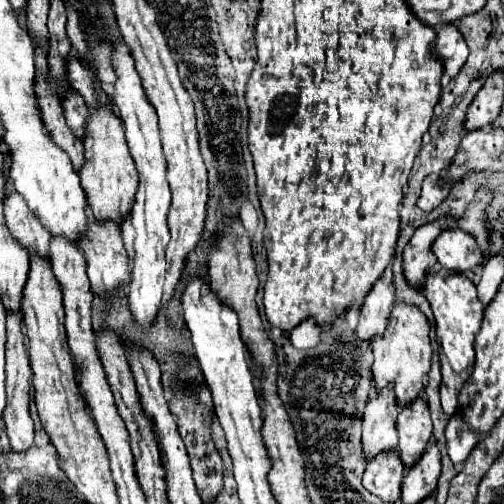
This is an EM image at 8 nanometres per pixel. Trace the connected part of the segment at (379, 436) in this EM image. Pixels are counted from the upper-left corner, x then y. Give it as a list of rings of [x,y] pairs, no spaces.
[[[393,386],[377,394],[375,400],[367,402],[363,414],[363,456],[365,462],[373,460],[381,452],[397,450],[397,430],[395,418],[401,408],[395,404]]]

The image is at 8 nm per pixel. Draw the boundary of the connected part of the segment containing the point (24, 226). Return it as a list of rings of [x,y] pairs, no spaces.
[[[7,194],[3,202],[3,214],[13,238],[17,238],[29,252],[35,250],[39,254],[49,254],[51,236],[45,232],[45,228],[41,228],[41,222],[37,216],[33,216],[25,200],[21,200],[21,194]]]

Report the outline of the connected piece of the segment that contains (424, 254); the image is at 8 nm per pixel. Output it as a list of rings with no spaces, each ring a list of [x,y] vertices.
[[[451,216],[425,224],[425,226],[417,228],[415,234],[411,236],[409,244],[403,250],[403,274],[405,274],[405,280],[409,282],[409,286],[421,288],[427,272],[437,264],[435,254],[431,252],[431,244],[437,238],[437,234],[447,228],[449,220],[451,220]]]

